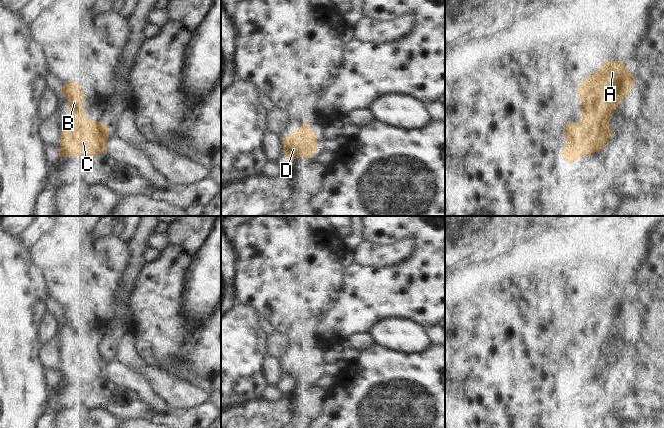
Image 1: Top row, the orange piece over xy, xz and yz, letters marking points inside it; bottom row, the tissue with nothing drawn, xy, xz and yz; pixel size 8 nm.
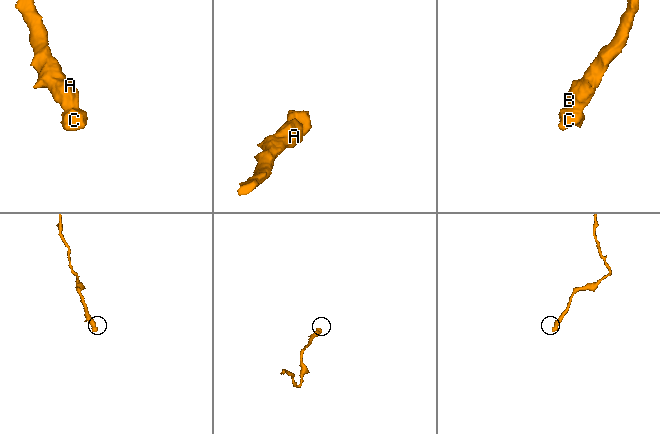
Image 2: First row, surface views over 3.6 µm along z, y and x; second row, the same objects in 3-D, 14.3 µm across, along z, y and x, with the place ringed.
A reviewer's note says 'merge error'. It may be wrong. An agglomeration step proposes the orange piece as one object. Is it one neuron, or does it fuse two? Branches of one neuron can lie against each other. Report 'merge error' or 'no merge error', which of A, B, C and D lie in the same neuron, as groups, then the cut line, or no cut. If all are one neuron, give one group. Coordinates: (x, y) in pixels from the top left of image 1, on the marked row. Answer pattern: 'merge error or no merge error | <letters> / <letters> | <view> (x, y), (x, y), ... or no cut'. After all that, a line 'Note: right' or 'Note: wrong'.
no merge error | A B C D | no cut
Note: wrong

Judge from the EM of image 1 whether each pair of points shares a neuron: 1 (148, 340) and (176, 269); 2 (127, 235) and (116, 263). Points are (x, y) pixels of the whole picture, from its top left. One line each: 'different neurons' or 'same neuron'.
1: same neuron
2: different neurons

